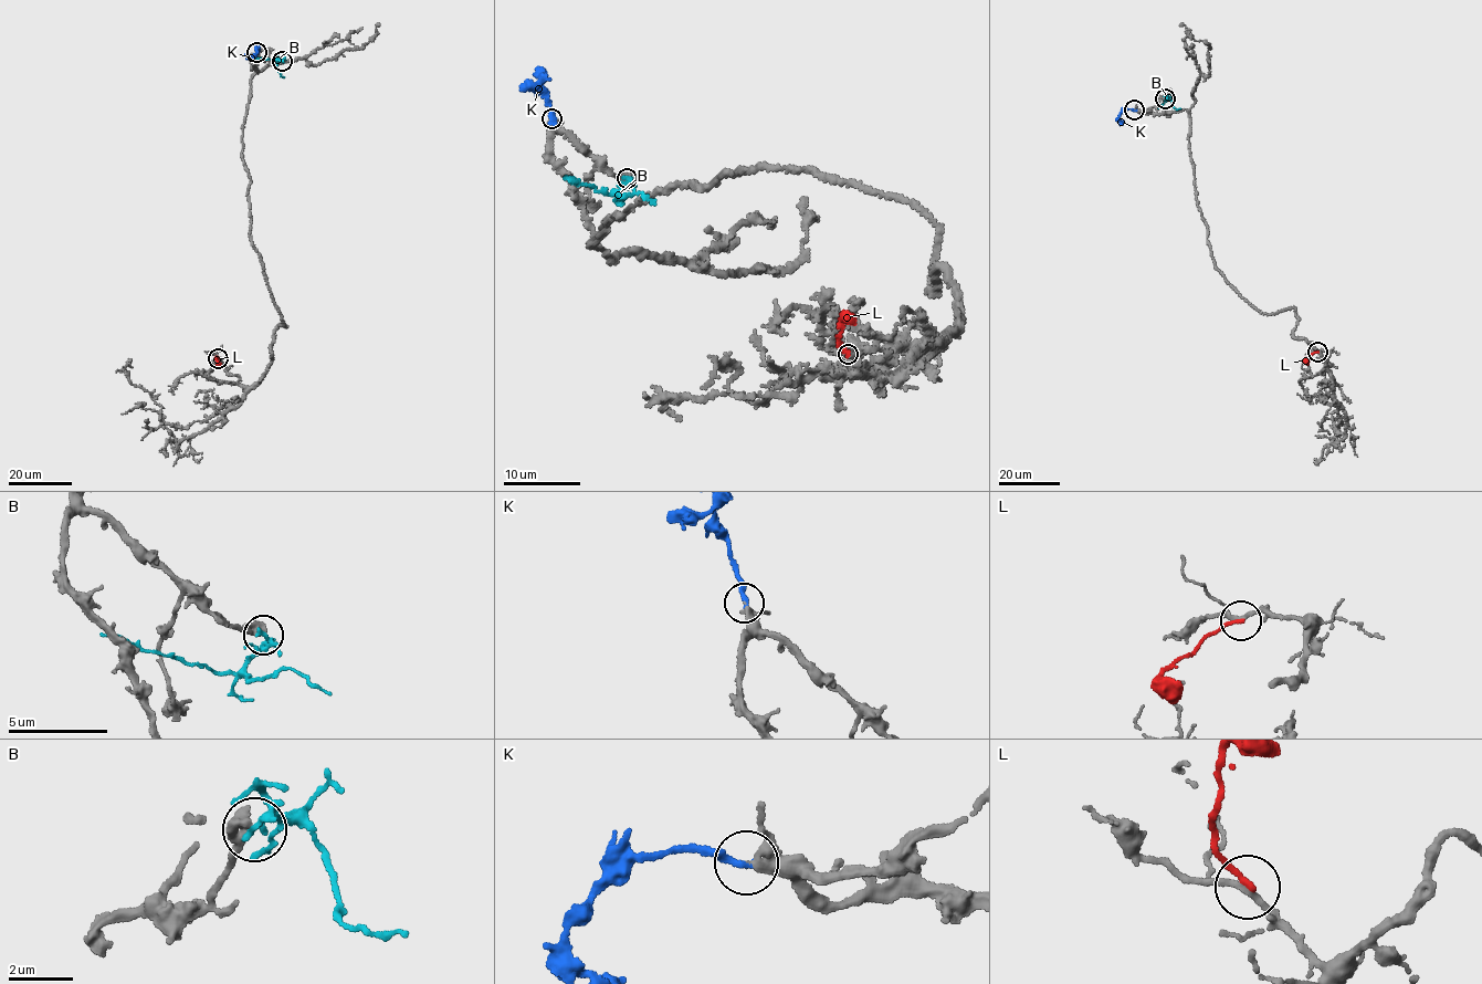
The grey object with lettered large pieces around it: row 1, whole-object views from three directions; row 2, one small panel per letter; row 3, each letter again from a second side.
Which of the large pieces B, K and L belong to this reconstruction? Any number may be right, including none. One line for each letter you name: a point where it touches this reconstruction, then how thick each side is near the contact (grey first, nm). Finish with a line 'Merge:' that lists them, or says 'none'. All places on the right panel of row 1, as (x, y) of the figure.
K: meets grey at (1134, 110); 280 nm thick on the grey side, 240 nm on the other
Merge: K

